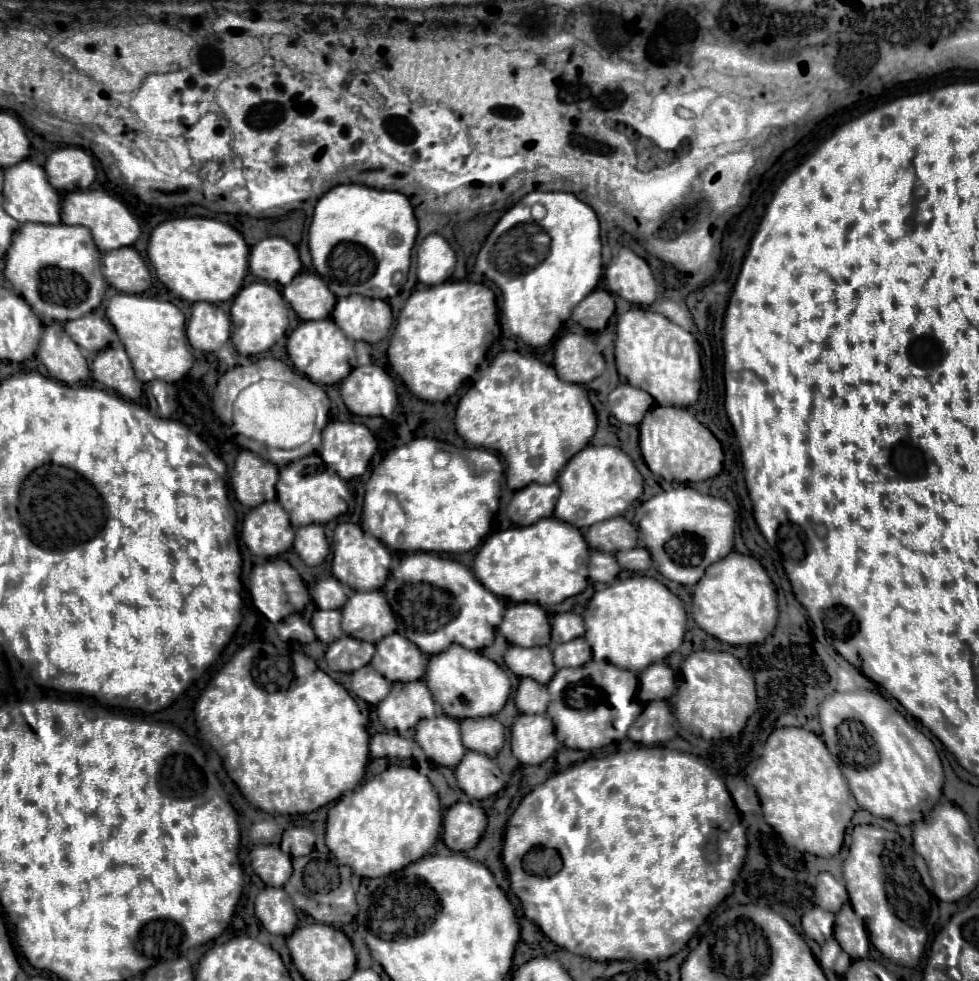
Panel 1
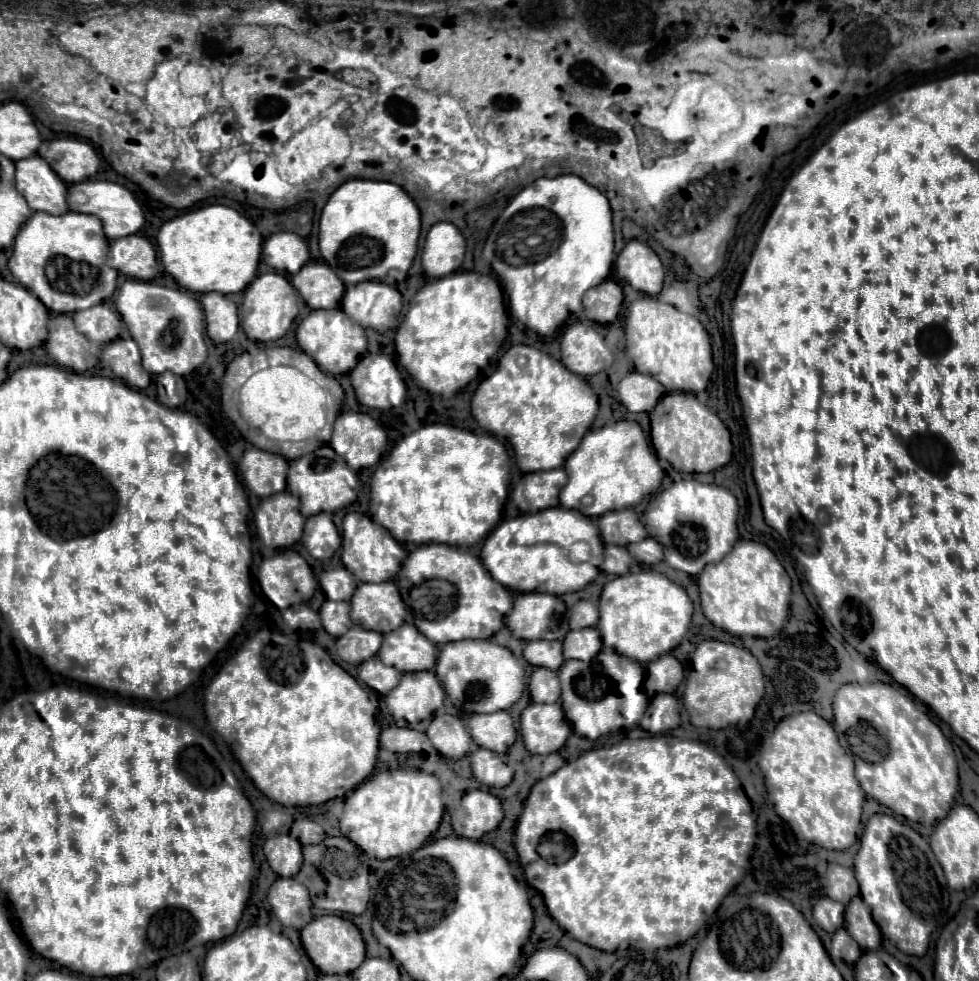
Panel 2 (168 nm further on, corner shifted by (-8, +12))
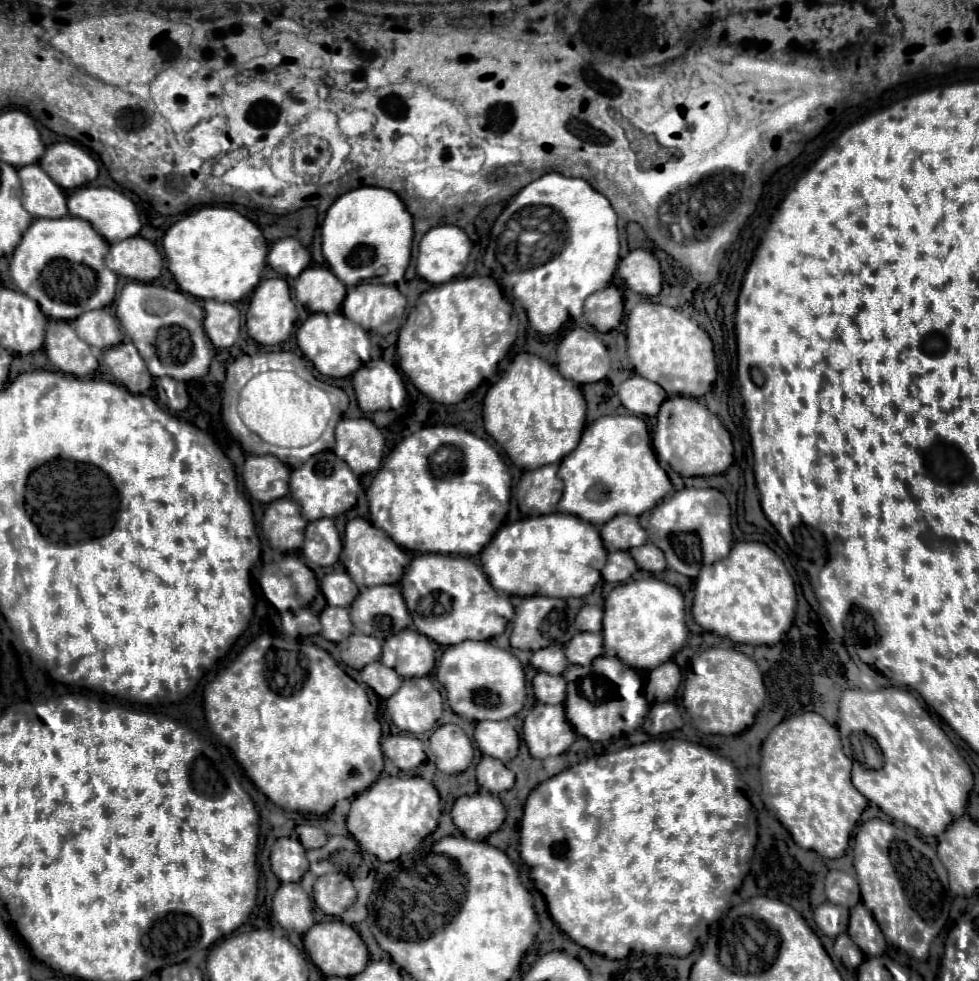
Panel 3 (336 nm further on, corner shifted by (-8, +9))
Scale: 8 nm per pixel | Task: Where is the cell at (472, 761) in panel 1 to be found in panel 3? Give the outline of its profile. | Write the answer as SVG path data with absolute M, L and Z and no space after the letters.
M482 757L476 767L476 779L480 787L488 789L494 795L514 787L514 773L494 757Z

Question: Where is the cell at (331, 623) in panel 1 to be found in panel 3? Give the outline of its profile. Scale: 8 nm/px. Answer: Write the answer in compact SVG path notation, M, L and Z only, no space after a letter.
M326 607L320 613L320 623L322 623L322 637L334 643L346 641L352 633L352 623L350 623L350 611L346 607Z

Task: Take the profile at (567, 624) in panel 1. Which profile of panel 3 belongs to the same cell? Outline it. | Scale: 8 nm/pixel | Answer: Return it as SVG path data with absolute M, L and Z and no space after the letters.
M584 605L576 617L578 631L602 631L602 609L596 605Z

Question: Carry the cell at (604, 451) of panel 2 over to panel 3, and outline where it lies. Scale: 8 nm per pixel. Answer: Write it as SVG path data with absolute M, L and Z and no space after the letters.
M602 415L590 423L580 437L580 445L562 459L558 477L564 481L564 493L558 503L558 511L576 515L592 525L602 525L620 513L642 515L672 491L672 483L652 451L648 427L644 419L636 415Z

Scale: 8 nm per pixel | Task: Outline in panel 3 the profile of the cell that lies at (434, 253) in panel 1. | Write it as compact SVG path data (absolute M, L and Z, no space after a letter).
M454 225L432 227L420 241L416 259L417 275L432 285L458 277L470 255L468 235Z

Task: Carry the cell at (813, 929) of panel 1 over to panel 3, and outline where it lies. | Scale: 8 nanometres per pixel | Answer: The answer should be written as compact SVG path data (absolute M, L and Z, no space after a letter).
M822 903L814 911L814 921L826 937L836 939L848 927L848 909L834 903Z

